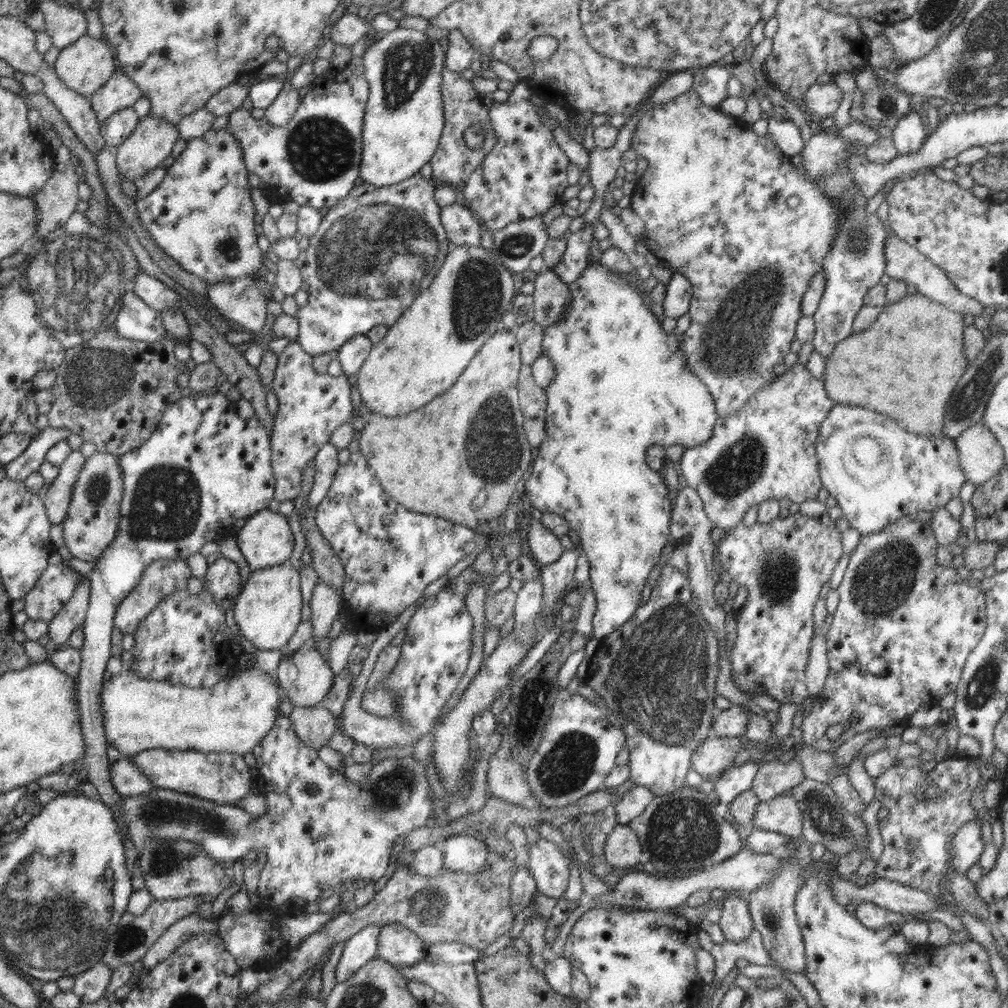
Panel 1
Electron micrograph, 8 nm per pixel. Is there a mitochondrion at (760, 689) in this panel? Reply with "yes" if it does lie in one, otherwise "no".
no

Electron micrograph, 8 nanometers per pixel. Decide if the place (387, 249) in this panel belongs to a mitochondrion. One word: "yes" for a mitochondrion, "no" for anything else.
yes

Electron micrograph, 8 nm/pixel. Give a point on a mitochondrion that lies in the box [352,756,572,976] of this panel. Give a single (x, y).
(432, 906)

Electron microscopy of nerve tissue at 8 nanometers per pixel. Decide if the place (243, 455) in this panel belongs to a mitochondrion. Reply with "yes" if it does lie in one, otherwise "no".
no

